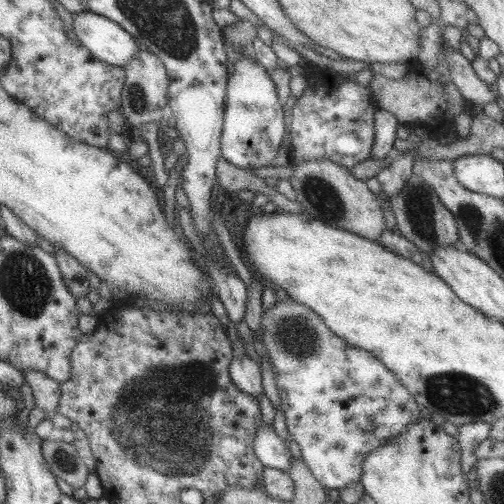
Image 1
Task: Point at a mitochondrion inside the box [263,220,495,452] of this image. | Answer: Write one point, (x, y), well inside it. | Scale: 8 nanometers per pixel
(296, 336)

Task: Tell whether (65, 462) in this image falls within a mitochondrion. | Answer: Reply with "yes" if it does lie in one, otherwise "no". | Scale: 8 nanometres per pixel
yes

